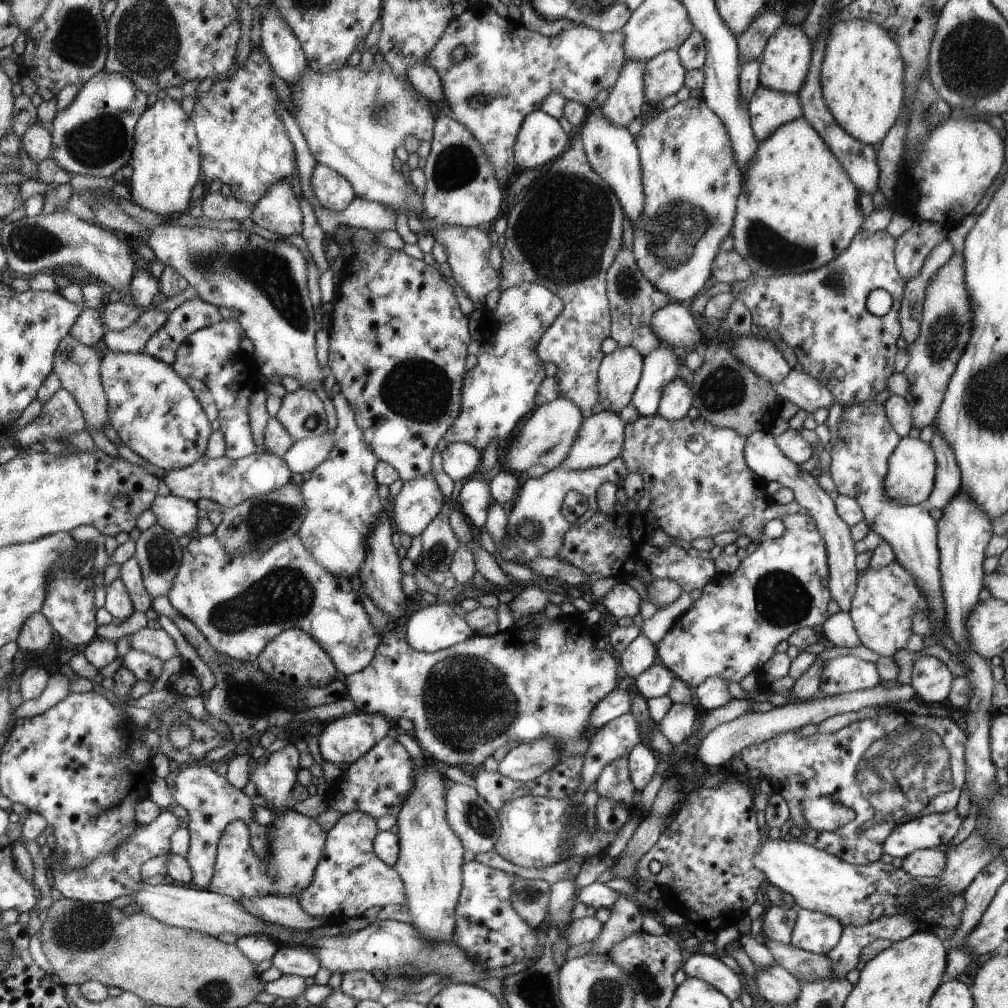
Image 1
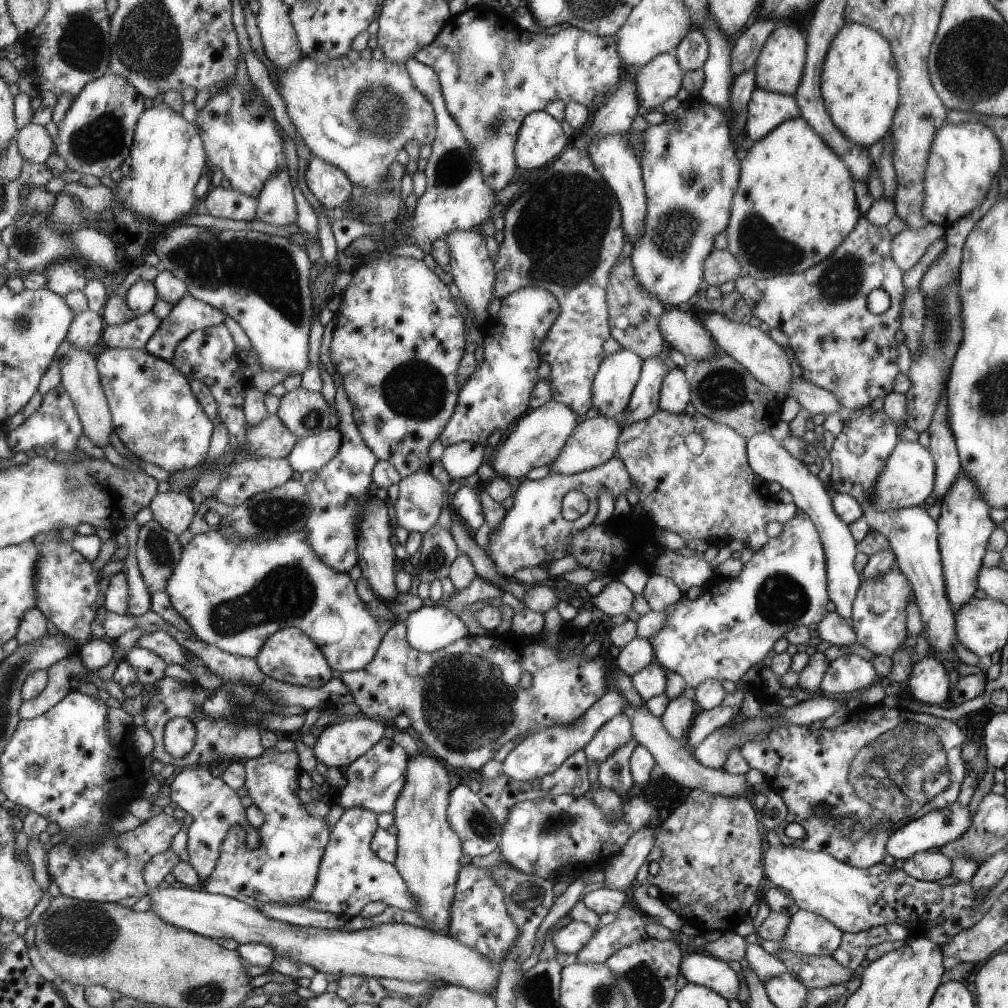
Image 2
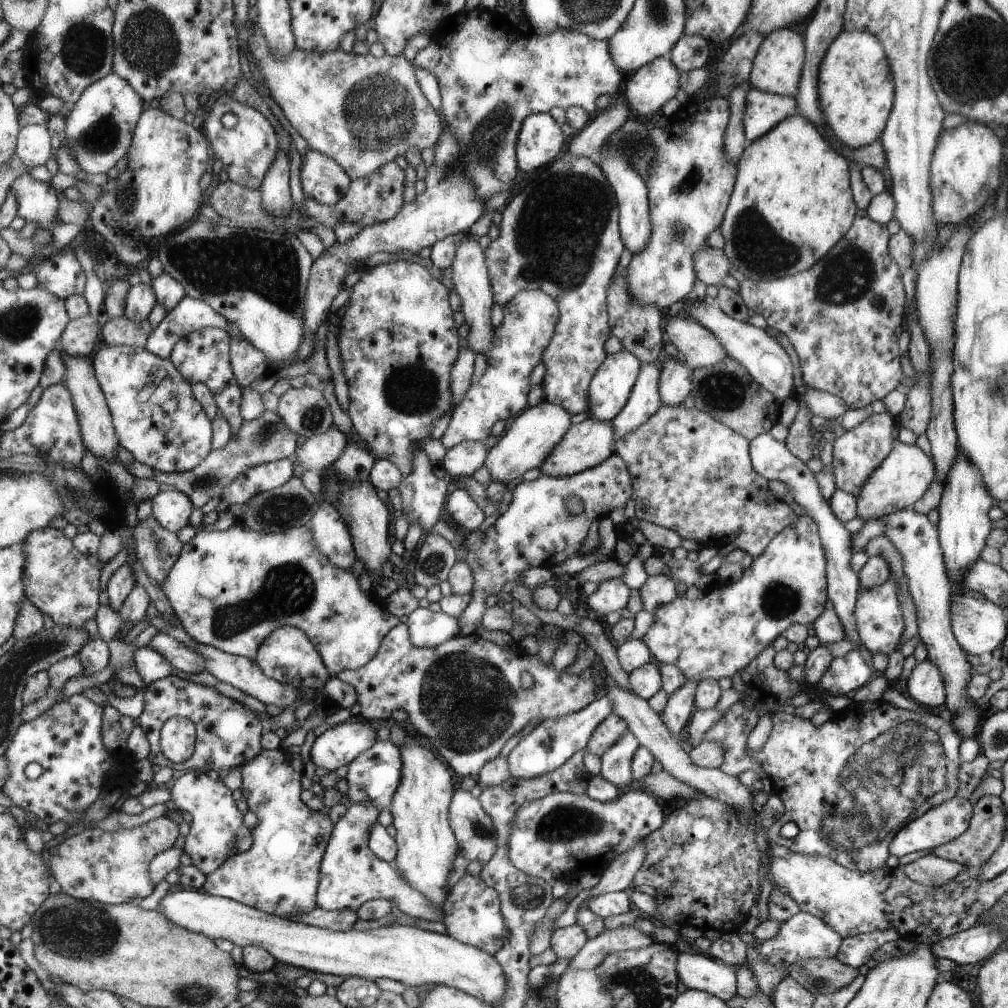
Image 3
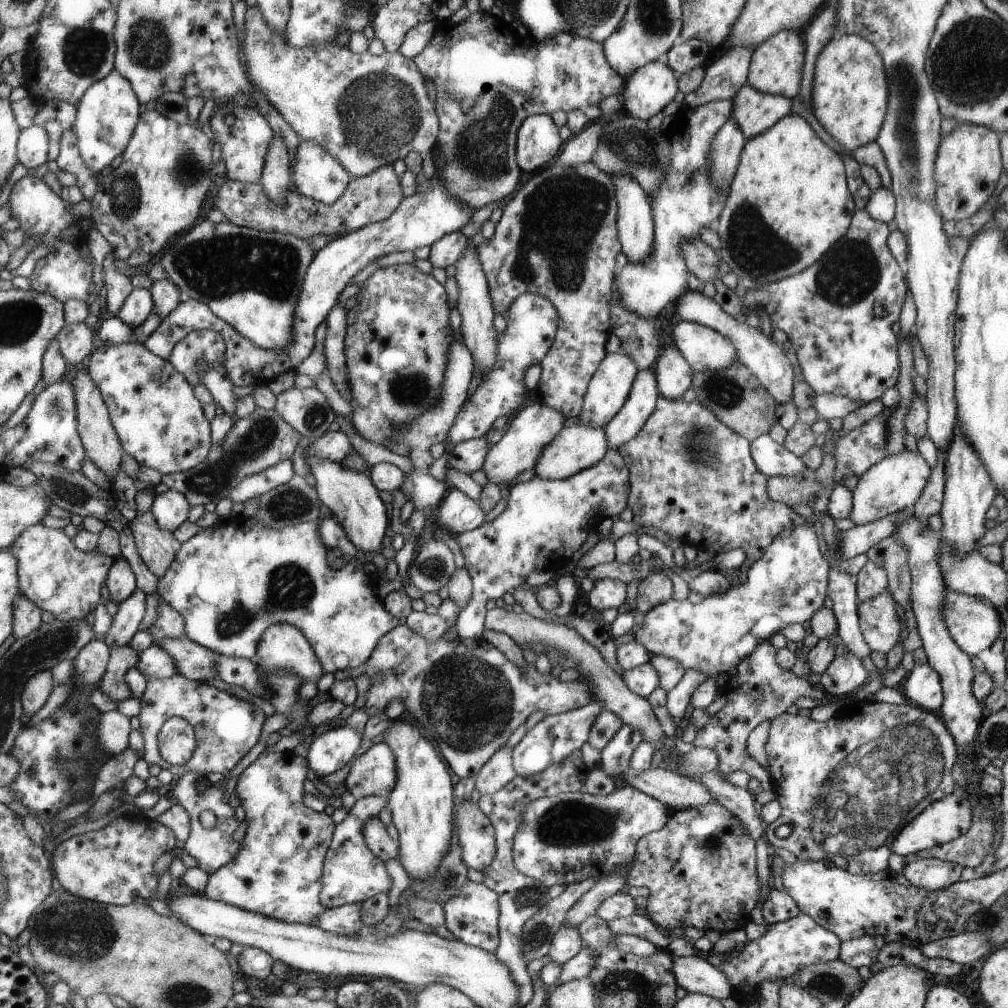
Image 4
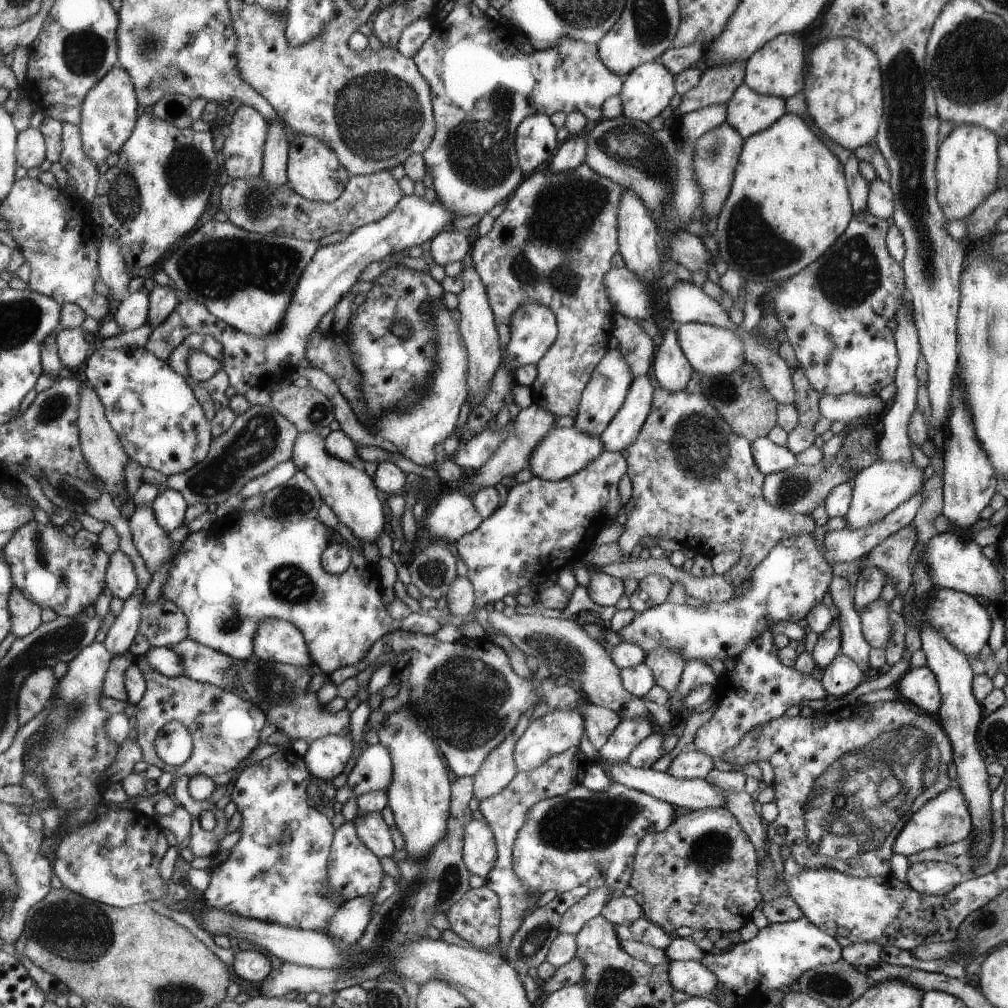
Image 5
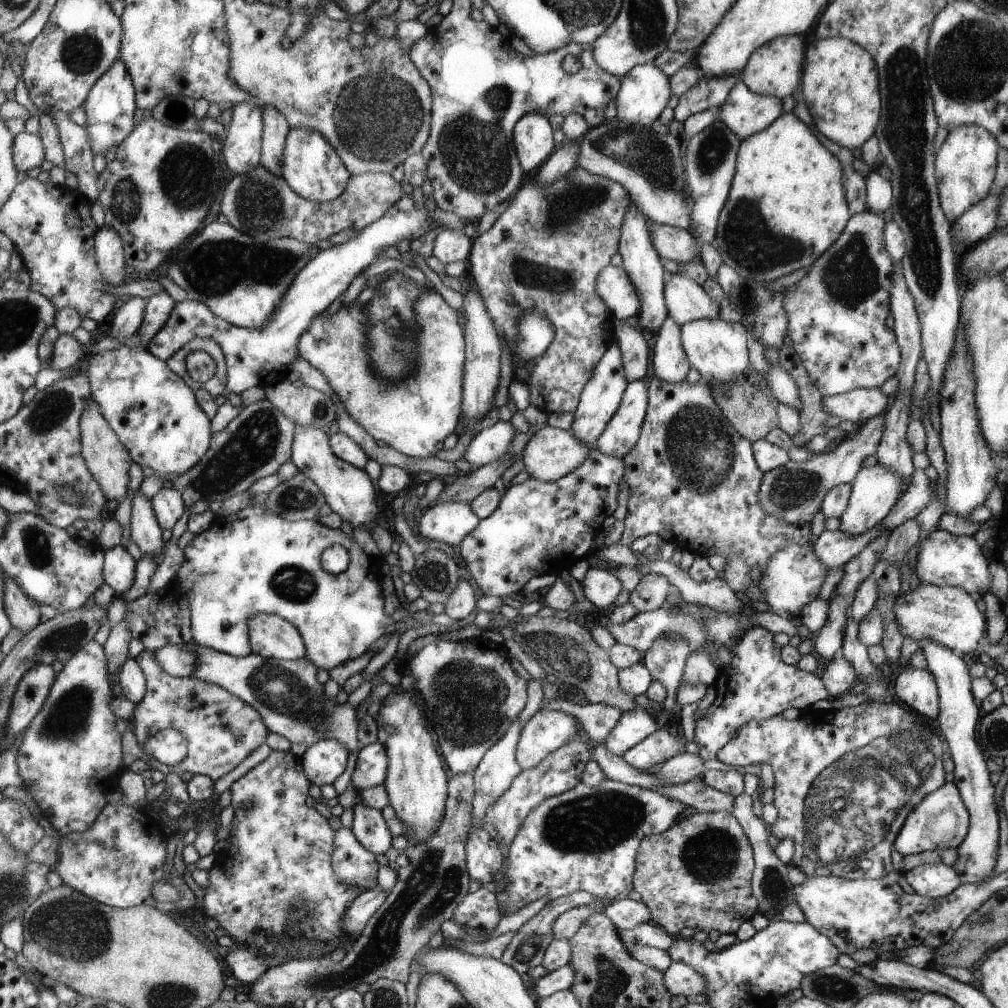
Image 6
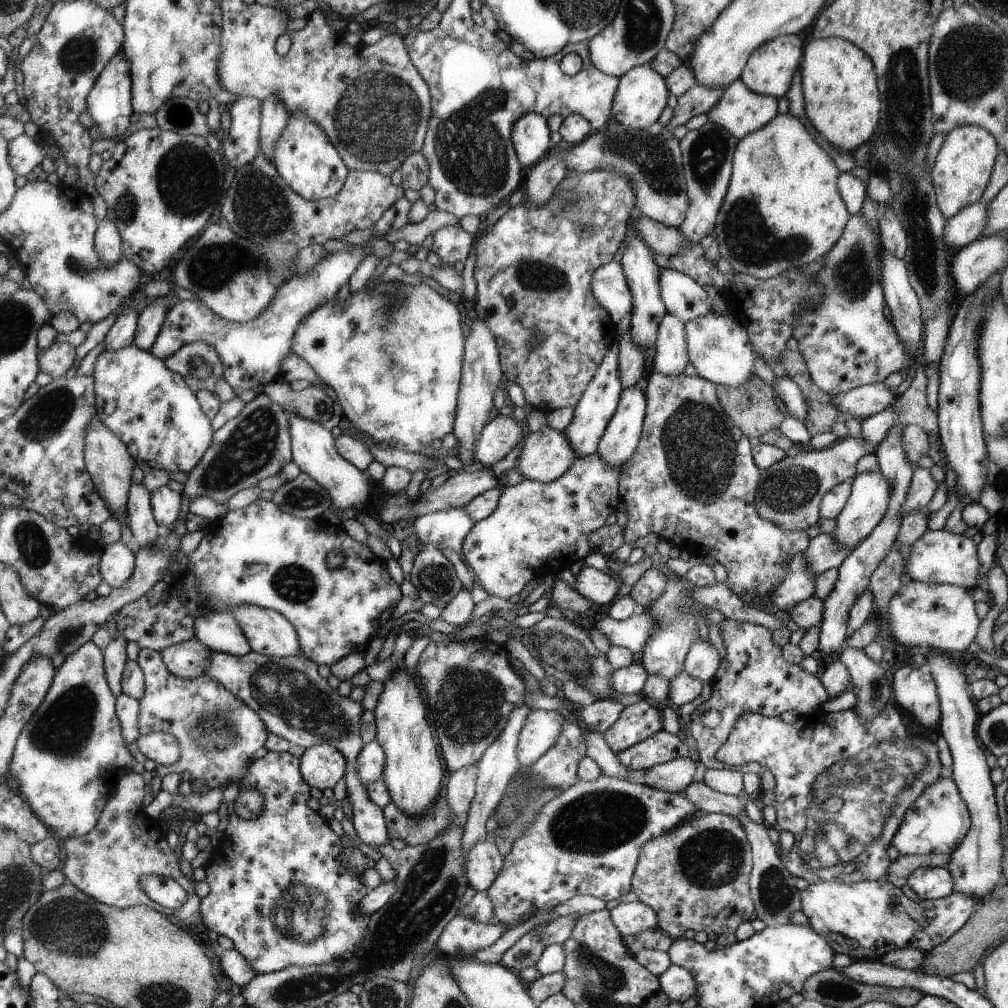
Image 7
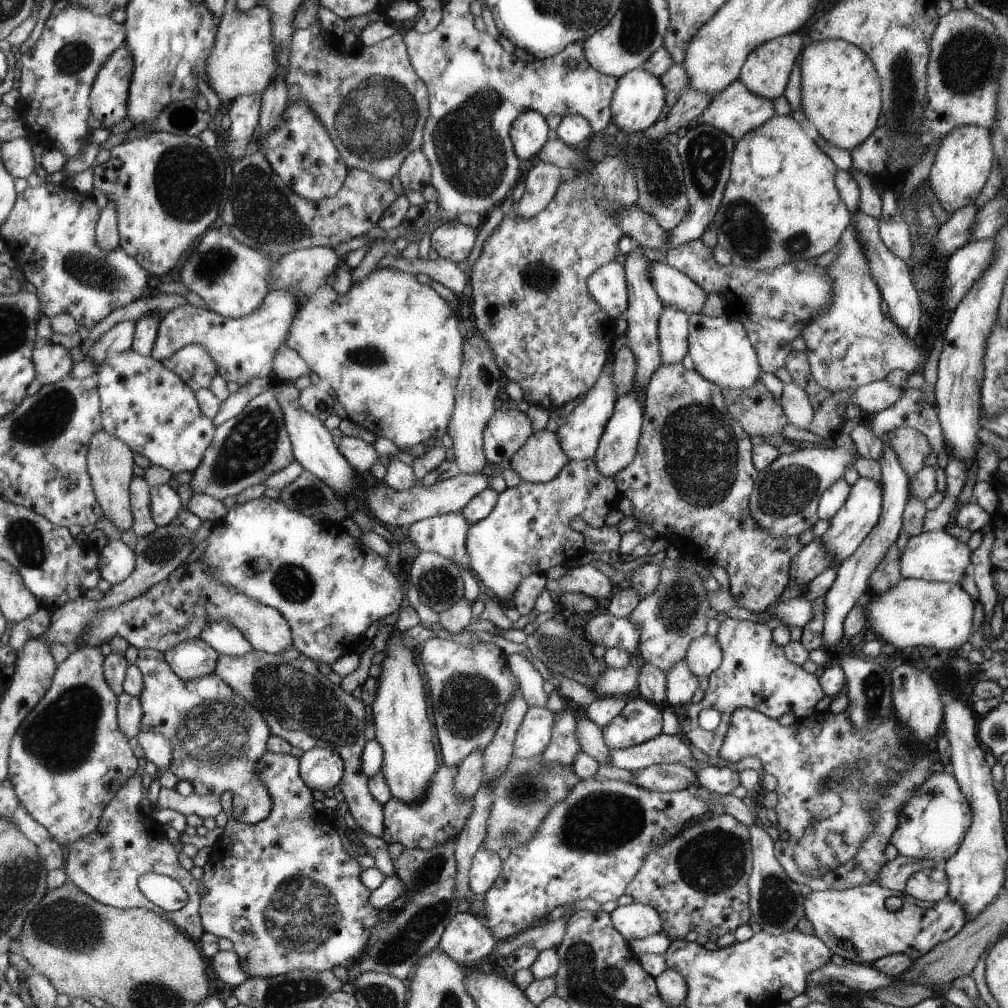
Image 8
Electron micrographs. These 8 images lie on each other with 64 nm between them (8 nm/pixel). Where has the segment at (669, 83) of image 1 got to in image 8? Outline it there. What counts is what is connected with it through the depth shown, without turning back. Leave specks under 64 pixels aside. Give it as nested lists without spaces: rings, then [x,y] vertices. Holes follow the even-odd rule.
[[[640,67],[628,71],[620,77],[619,88],[615,90],[615,98],[612,98],[612,122],[630,134],[647,131],[660,118],[660,112],[666,106],[667,92],[659,76]]]

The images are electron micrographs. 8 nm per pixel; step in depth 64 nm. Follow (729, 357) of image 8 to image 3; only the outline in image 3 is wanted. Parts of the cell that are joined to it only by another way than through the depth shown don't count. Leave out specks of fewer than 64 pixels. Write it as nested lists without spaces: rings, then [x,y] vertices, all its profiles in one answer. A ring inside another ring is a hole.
[[[690,316],[666,317],[664,334],[676,346],[680,358],[688,364],[690,370],[716,366],[728,357],[726,348],[717,336]]]

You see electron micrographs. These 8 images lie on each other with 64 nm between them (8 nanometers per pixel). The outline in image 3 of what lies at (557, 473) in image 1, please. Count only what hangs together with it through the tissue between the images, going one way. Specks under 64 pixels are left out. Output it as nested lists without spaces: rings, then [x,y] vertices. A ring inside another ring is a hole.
[[[612,454],[604,462],[600,462],[598,466],[572,476],[553,477],[541,474],[535,480],[519,483],[513,490],[508,510],[501,514],[492,526],[485,531],[474,530],[461,535],[463,538],[461,546],[465,553],[466,564],[474,572],[474,592],[472,592],[469,604],[458,618],[460,637],[472,636],[482,626],[484,612],[487,609],[485,600],[488,596],[499,594],[504,590],[503,586],[509,582],[521,581],[522,572],[530,570],[534,566],[551,569],[566,558],[576,555],[592,523],[610,515],[613,510],[624,508],[633,492],[631,473],[627,468],[627,463],[618,454]],[[573,497],[578,497],[583,503],[583,511],[578,515],[571,514],[565,507],[566,502]]]

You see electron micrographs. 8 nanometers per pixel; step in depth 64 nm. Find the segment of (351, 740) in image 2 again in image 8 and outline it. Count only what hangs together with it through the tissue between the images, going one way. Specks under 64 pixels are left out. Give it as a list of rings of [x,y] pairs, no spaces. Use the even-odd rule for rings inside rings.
[[[316,747],[304,751],[299,758],[299,773],[312,790],[330,790],[343,780],[344,761],[330,748]]]

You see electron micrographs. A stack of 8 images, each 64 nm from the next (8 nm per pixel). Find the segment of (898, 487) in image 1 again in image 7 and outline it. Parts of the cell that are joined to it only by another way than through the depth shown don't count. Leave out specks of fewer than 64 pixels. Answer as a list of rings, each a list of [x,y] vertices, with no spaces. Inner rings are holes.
[[[858,472],[852,482],[851,495],[846,506],[836,516],[836,526],[832,532],[840,546],[848,546],[854,550],[870,533],[879,526],[884,514],[887,514],[888,502],[891,498],[891,482],[880,472]]]

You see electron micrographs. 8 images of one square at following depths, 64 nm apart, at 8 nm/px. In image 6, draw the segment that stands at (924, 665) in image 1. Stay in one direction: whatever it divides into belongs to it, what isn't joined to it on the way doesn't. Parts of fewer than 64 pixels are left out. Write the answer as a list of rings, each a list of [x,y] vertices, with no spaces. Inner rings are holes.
[[[904,666],[903,671],[896,677],[894,690],[898,698],[907,706],[926,718],[938,718],[938,691],[935,675],[928,669],[910,668]]]

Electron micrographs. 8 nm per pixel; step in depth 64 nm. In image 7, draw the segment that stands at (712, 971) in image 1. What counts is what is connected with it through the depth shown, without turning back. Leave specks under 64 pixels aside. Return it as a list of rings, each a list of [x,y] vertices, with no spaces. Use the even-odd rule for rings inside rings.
[[[671,964],[660,976],[660,988],[673,1001],[690,1004],[692,994],[696,990],[696,982],[690,972]]]

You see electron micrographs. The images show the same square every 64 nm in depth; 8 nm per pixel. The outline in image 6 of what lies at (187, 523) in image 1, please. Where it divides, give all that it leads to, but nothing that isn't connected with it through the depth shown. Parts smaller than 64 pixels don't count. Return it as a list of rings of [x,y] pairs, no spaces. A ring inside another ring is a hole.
[[[164,488],[151,498],[151,503],[158,521],[164,530],[170,530],[182,518],[186,506],[178,489]]]

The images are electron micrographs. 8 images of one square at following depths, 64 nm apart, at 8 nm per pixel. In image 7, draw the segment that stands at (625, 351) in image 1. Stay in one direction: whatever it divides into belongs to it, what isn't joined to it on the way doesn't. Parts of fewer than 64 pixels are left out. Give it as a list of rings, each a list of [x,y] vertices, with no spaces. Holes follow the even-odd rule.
[[[612,342],[603,364],[599,366],[599,372],[592,378],[588,388],[584,390],[584,396],[575,406],[570,424],[563,430],[568,442],[572,443],[572,450],[578,454],[578,458],[597,452],[600,437],[604,434],[608,421],[617,412],[618,402],[625,389],[618,374],[618,356],[619,342]]]

